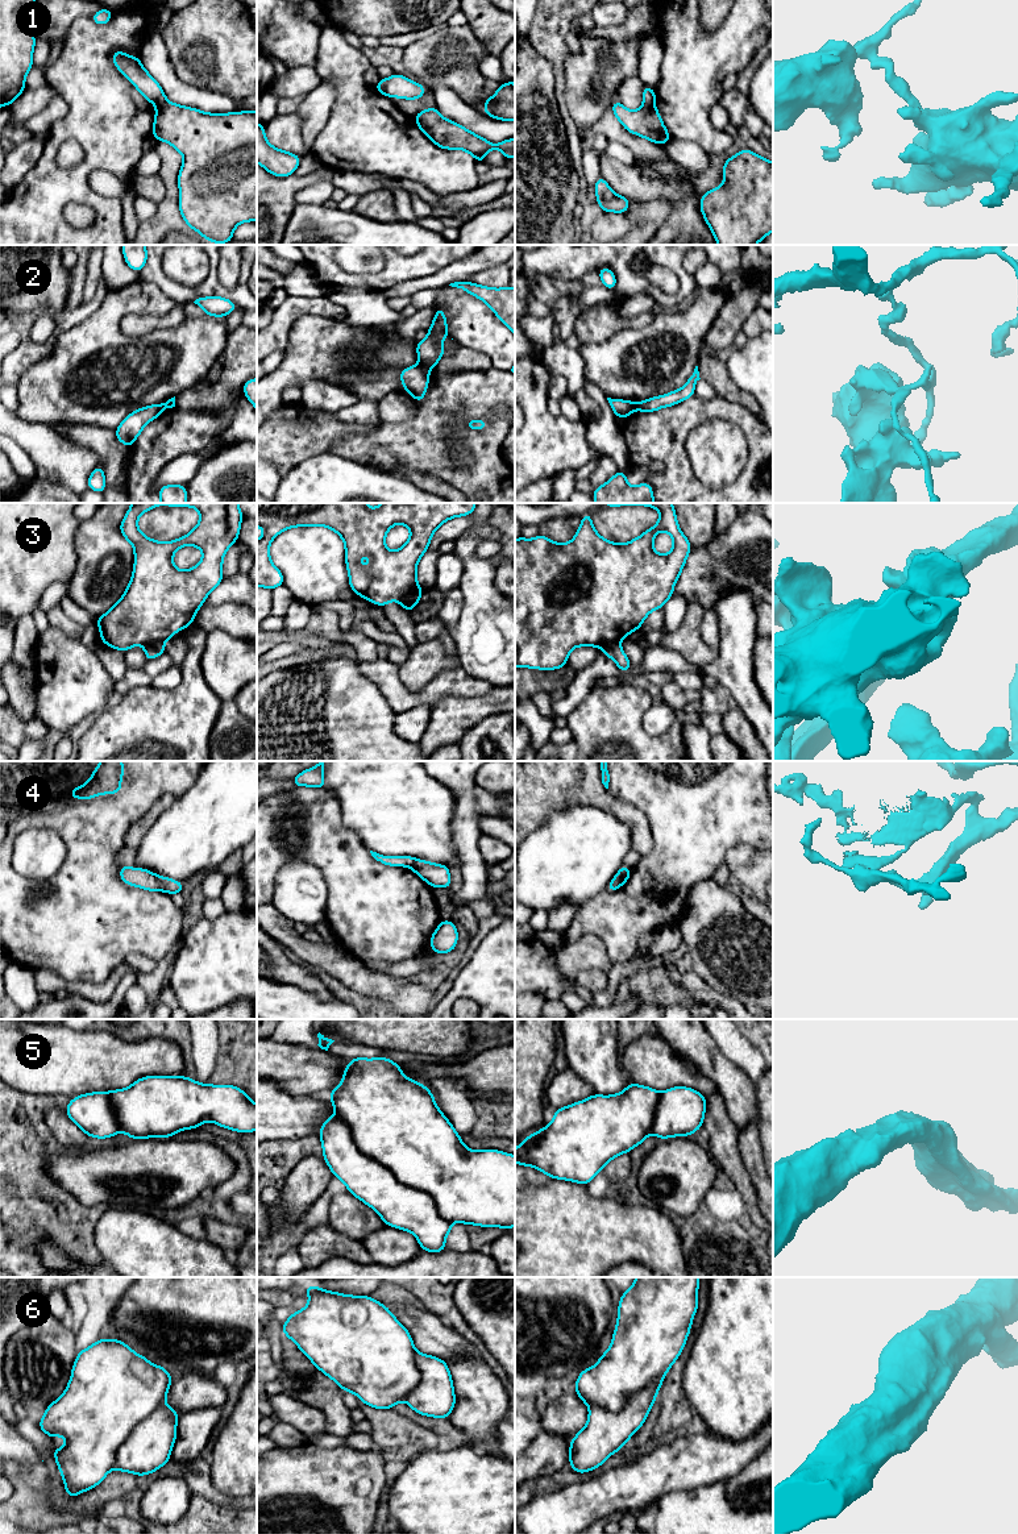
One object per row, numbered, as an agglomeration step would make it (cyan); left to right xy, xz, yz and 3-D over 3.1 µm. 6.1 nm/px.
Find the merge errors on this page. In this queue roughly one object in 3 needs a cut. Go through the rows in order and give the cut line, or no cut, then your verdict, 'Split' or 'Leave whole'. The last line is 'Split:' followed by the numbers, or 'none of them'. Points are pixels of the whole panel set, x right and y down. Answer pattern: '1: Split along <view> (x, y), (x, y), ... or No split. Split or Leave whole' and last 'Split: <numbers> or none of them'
1: Split along xy (167, 102), (157, 108). Split
2: Split along xz (419, 364), (427, 370). Split
3: Split along xz (420, 594), (414, 594), (402, 606). Split
4: Split along xy (156, 876), (162, 889). Split
5: No split. Leave whole
6: No split. Leave whole
Split: 1, 2, 3, 4

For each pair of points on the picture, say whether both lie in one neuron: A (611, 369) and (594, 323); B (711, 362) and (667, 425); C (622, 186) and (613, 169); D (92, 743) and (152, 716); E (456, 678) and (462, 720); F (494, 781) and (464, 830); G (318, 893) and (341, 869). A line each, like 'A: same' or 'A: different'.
A: different
B: different
C: same
D: same
E: different
F: different
G: different

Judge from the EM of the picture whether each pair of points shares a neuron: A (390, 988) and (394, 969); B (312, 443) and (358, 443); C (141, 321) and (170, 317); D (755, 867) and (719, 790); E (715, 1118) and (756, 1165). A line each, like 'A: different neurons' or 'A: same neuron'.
A: different neurons
B: different neurons
C: same neuron
D: different neurons
E: same neuron

